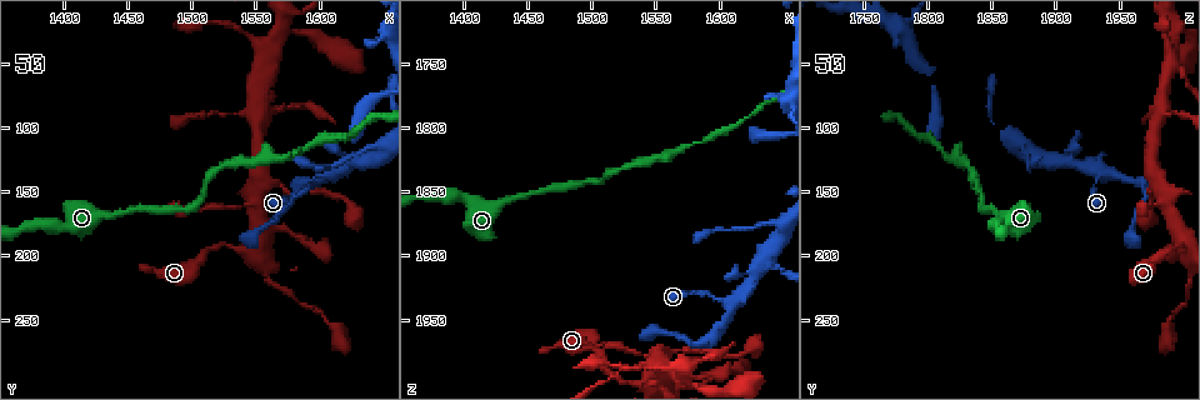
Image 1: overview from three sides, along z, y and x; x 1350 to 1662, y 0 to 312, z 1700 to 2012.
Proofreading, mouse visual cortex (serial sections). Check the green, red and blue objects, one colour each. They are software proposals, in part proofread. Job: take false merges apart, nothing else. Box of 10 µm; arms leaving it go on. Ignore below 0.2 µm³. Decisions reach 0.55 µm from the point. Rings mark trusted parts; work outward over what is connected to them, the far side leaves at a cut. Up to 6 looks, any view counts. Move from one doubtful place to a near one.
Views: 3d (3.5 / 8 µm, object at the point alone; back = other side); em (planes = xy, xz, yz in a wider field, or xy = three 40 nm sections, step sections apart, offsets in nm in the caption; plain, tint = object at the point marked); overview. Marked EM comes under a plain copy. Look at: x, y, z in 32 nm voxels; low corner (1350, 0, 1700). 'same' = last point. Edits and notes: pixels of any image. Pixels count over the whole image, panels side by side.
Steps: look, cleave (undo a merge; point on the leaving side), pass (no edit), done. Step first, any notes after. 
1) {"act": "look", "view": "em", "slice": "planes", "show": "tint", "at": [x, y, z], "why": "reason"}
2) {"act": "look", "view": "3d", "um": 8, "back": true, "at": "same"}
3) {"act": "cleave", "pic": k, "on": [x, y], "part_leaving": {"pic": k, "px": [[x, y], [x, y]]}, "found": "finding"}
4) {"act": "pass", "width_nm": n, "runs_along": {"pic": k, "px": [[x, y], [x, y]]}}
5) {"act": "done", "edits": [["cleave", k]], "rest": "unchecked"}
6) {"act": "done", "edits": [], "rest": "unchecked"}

{"act": "look", "view": "3d", "um": 3.5, "at": [1440, 170, 1854], "why": "thick turns thin"}

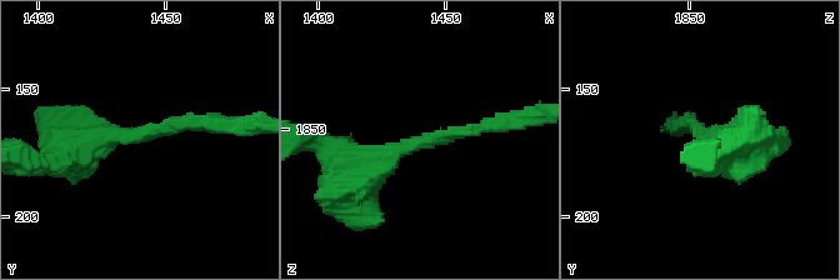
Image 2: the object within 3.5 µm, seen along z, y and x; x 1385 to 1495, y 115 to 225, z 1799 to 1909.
{"act": "look", "view": "em", "slice": "planes", "show": "tint", "at": [1440, 169, 1855], "arm_widths_nm": [150, 450], "why": "shape alone is not enough"}

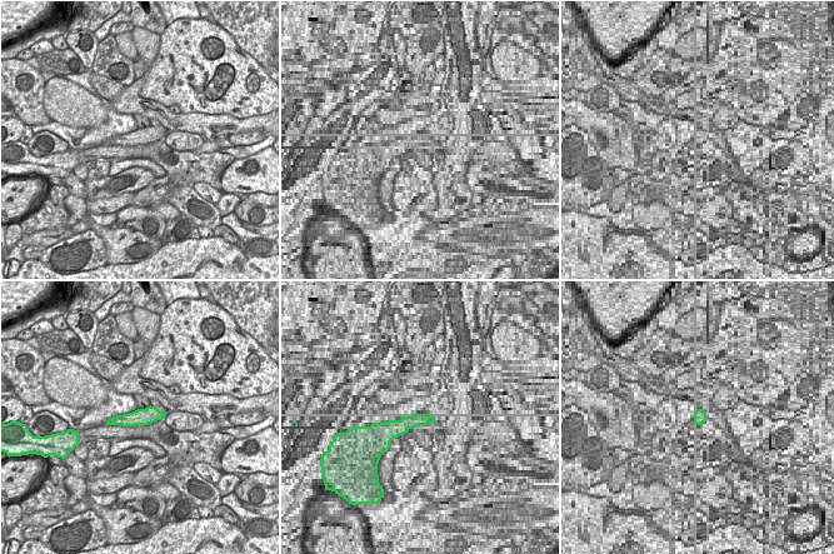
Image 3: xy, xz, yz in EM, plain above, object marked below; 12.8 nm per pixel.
{"act": "pass", "runs_along": {"pic": 2, "px": [[353, 183], [403, 146], [503, 124]]}, "found": "one cell here"}

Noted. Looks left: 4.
{"act": "look", "view": "3d", "um": 3.5, "at": [1554, 54, 1990]}

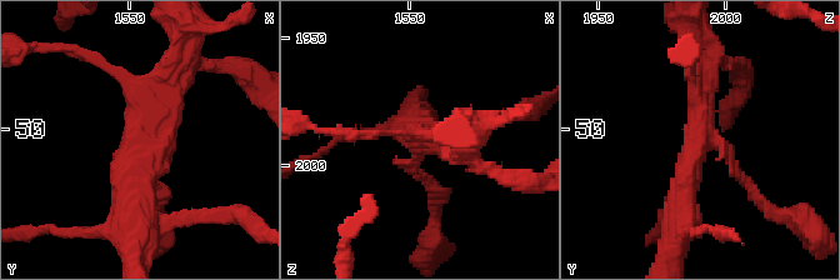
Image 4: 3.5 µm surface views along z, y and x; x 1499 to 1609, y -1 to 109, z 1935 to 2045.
{"act": "look", "view": "em", "slice": "planes", "show": "tint", "at": [1554, 51, 1991]}

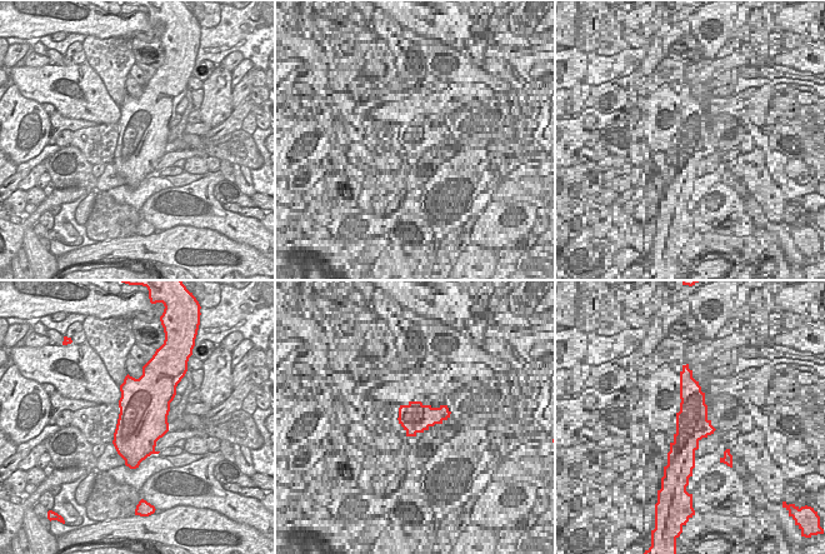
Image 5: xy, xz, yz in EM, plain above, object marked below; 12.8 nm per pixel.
{"act": "pass", "runs_along": {"pic": 4, "px": [[134, 214], [141, 126], [184, 61]]}, "found": "continuous, no second cell"}

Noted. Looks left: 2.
{"act": "look", "view": "3d", "um": 3.5, "at": [1632, 126, 1904], "why": "three-way junction"}

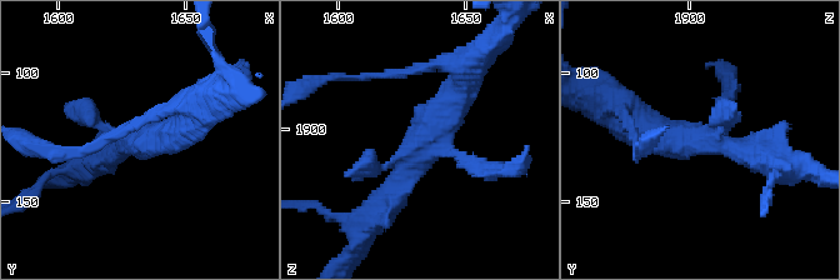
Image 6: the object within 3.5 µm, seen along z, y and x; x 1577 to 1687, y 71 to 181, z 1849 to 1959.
{"act": "pass", "found": "one cell here"}

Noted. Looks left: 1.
{"act": "done", "edits": [], "rest": "unchecked"}

